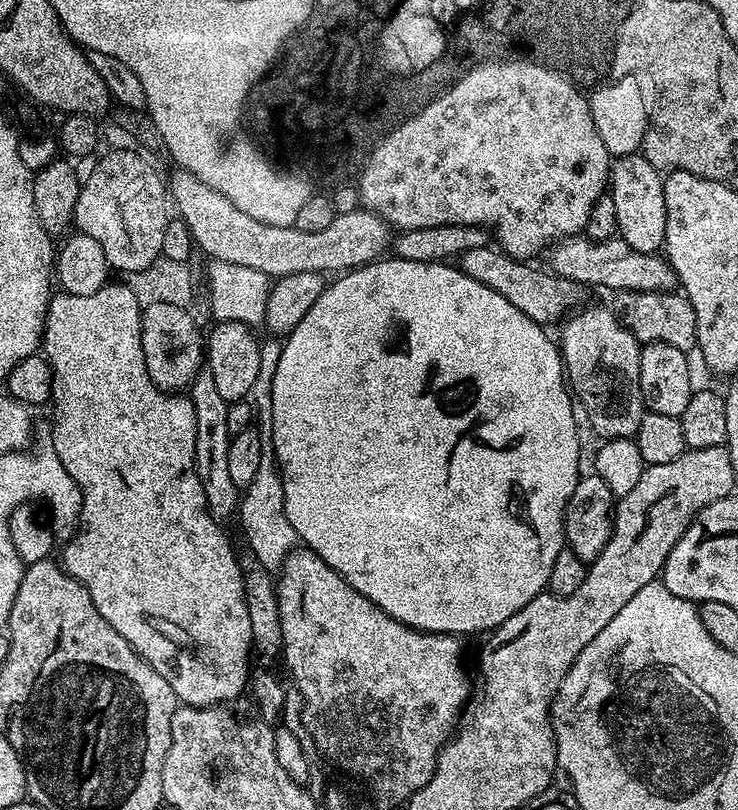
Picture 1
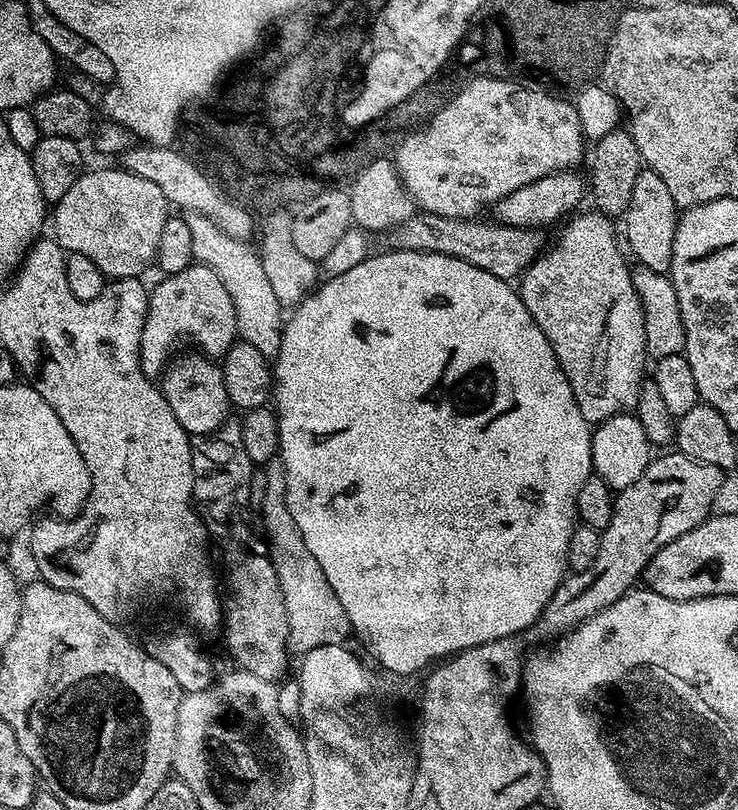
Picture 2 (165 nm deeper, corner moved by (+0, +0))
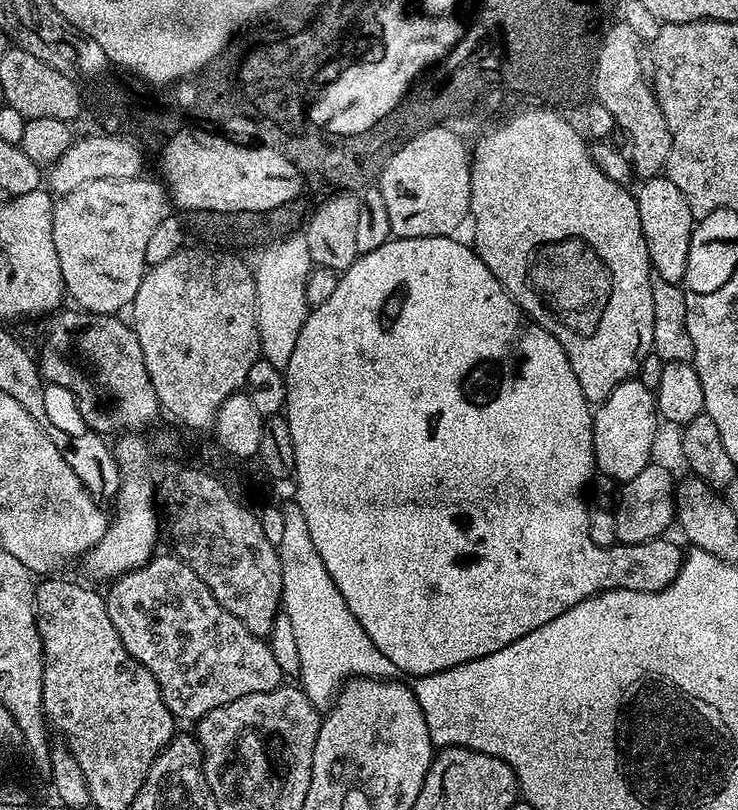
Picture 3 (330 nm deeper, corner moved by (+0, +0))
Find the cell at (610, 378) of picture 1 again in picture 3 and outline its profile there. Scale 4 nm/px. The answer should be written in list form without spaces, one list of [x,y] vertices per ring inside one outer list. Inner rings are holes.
[[[545,106],[541,112],[524,112],[515,116],[502,126],[494,125],[483,142],[478,142],[479,152],[470,159],[472,165],[472,189],[470,190],[470,225],[472,224],[471,243],[476,253],[486,262],[490,274],[498,278],[498,282],[514,298],[516,305],[522,309],[538,326],[542,326],[566,350],[566,358],[570,358],[570,366],[574,370],[574,378],[578,378],[578,386],[582,386],[582,394],[589,405],[599,405],[622,382],[633,379],[640,371],[640,364],[652,352],[654,342],[654,298],[650,290],[653,278],[652,263],[646,250],[646,238],[642,234],[642,218],[638,218],[636,197],[625,185],[614,182],[598,170],[592,160],[589,141],[567,120],[567,115]]]

